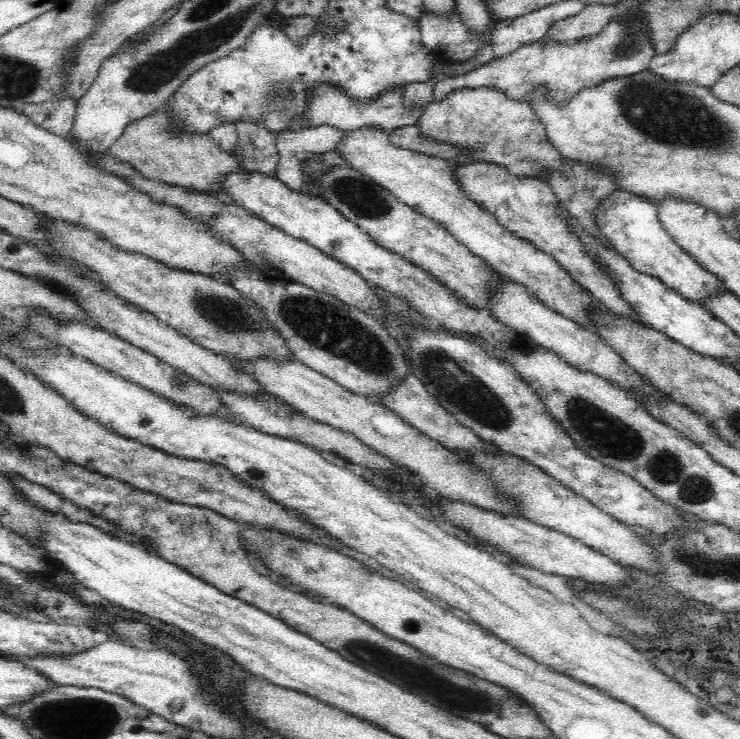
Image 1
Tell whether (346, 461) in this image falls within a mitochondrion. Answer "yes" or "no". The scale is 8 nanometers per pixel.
no

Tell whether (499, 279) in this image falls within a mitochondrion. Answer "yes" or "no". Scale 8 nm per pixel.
no

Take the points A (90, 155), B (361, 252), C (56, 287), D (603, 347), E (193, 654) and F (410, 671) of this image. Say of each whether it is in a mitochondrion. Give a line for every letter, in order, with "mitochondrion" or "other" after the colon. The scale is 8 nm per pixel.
A: other
B: other
C: other
D: other
E: other
F: mitochondrion

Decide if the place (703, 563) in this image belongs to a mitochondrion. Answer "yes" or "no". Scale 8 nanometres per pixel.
yes

